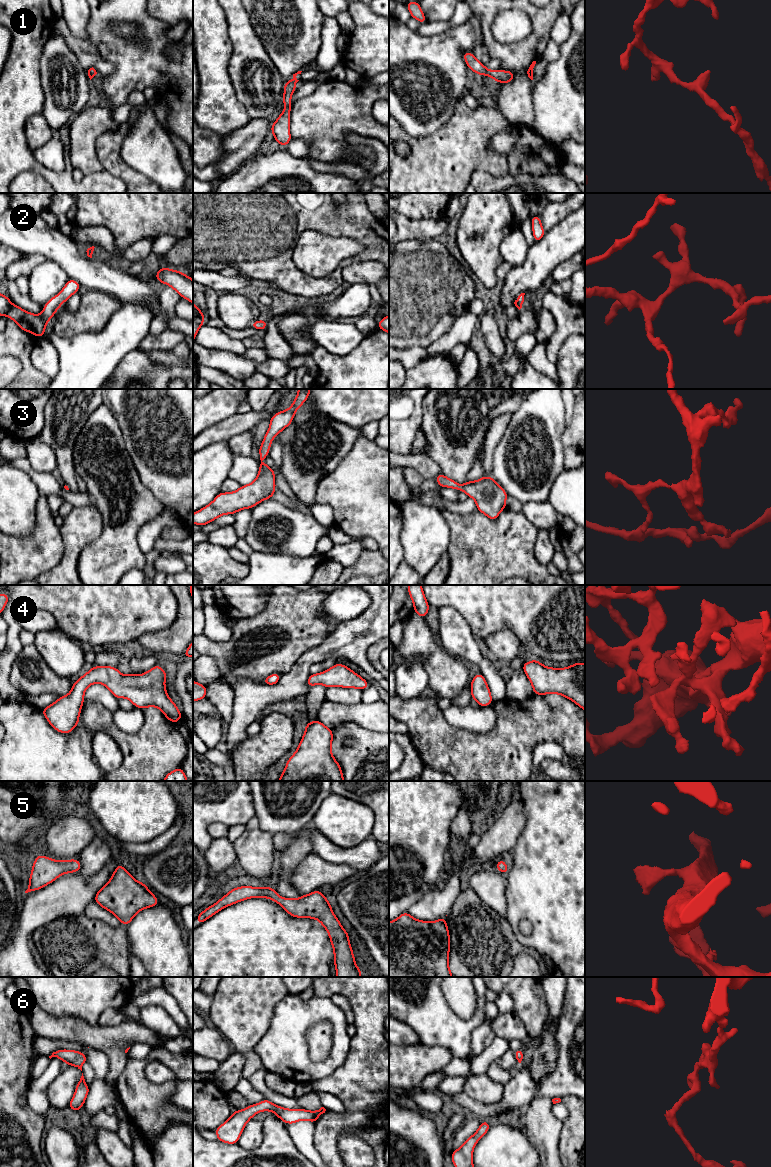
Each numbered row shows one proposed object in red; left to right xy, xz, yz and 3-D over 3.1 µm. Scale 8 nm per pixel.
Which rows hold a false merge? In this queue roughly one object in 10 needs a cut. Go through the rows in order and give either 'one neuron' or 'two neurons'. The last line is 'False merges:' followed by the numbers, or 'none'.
1: one neuron
2: one neuron
3: one neuron
4: one neuron
5: one neuron
6: one neuron
False merges: none

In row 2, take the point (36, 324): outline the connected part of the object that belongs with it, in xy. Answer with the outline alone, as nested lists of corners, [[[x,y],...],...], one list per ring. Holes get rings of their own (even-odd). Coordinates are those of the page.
[[[69,279],[60,293],[52,297],[43,308],[39,315],[27,312],[17,305],[10,302],[8,296],[0,293],[0,317],[7,315],[14,320],[25,332],[31,332],[38,338],[44,336],[46,324],[54,317],[55,312],[63,302],[66,302],[74,293],[78,292],[81,285],[74,279]]]

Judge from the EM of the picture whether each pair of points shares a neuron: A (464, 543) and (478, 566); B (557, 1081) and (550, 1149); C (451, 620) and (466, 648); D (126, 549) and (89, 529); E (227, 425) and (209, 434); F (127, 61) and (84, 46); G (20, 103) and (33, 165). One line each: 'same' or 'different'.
A: same
B: different
C: same
D: different
E: same
F: different
G: same

